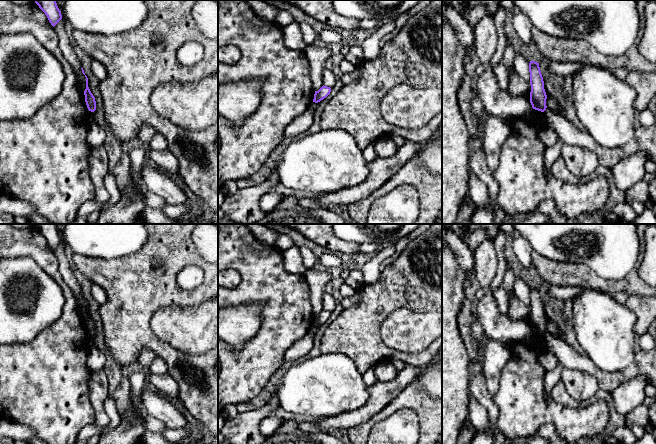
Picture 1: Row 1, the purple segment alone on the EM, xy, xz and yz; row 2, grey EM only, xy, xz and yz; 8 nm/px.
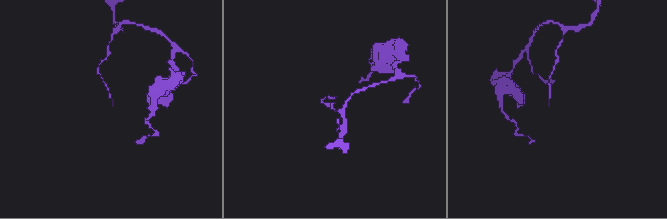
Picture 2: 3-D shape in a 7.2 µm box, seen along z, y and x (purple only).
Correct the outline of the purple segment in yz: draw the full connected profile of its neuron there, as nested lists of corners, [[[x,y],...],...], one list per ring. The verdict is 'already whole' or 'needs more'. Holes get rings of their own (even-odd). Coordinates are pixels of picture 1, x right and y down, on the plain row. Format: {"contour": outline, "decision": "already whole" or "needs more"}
{"contour": [[[530,285],[529,296],[531,309],[530,327],[533,333],[544,336],[547,332],[547,319],[544,313],[544,305],[540,295],[539,287]]], "decision": "already whole"}

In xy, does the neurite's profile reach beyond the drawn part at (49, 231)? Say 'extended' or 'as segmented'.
as segmented

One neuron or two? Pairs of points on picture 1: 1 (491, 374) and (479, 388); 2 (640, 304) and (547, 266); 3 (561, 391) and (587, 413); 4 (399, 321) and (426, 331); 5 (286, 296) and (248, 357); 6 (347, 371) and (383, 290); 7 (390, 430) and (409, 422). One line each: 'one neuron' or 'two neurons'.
1: two neurons
2: two neurons
3: two neurons
4: one neuron
5: one neuron
6: two neurons
7: one neuron

